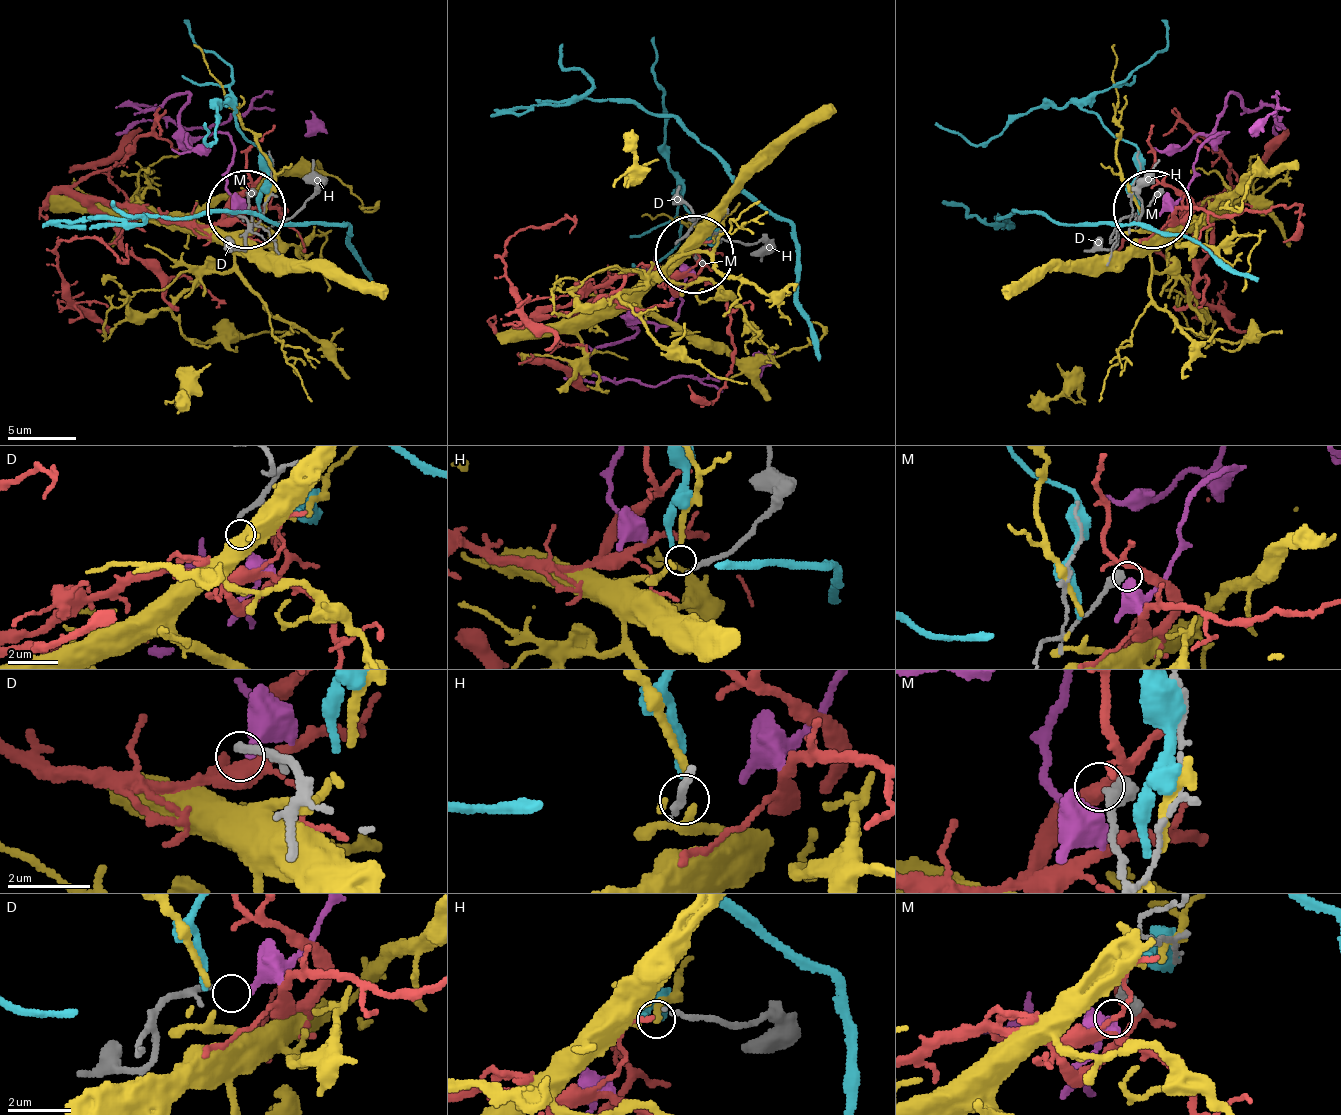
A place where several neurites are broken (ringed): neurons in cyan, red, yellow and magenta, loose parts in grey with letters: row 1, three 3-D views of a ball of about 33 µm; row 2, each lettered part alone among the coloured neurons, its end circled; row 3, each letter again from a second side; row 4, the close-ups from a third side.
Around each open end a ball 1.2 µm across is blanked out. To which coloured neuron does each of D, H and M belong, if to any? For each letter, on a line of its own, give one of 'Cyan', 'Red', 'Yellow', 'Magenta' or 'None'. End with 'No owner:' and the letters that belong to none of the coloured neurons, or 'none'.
D: Magenta
H: Cyan
M: None
No owner: M

